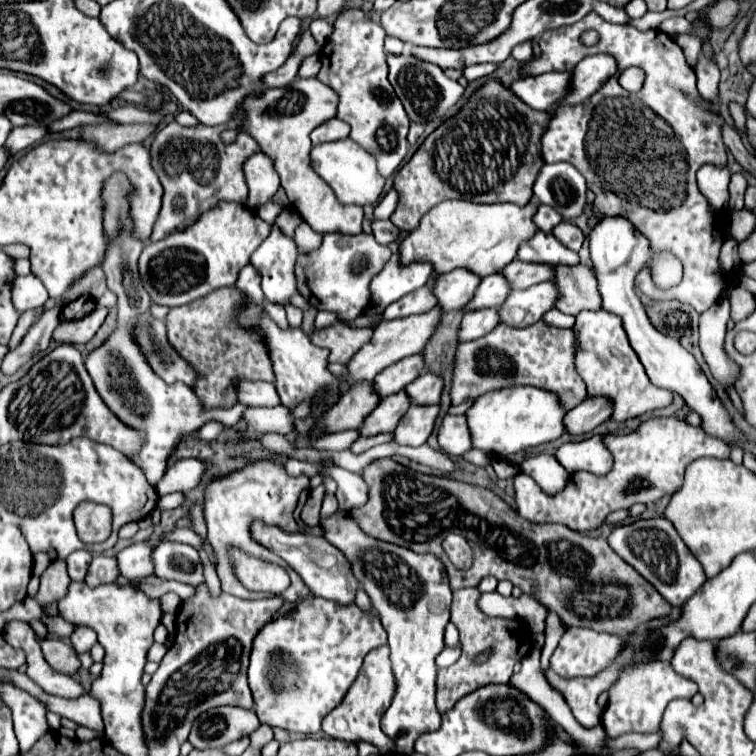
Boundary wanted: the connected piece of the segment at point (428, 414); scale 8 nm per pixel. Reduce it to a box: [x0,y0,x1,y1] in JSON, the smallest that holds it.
[394,405,440,447]

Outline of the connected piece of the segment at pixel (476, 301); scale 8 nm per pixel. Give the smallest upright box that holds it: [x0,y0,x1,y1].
[464,273,512,309]

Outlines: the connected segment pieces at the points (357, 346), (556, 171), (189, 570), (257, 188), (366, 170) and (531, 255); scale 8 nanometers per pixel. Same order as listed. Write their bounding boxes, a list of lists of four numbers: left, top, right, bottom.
[[312,323,372,365],[534,163,588,221],[152,541,202,585],[244,153,280,209],[310,139,384,205],[518,231,578,265]]

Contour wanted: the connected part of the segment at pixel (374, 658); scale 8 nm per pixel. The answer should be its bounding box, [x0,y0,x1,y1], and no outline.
[322,645,396,753]

